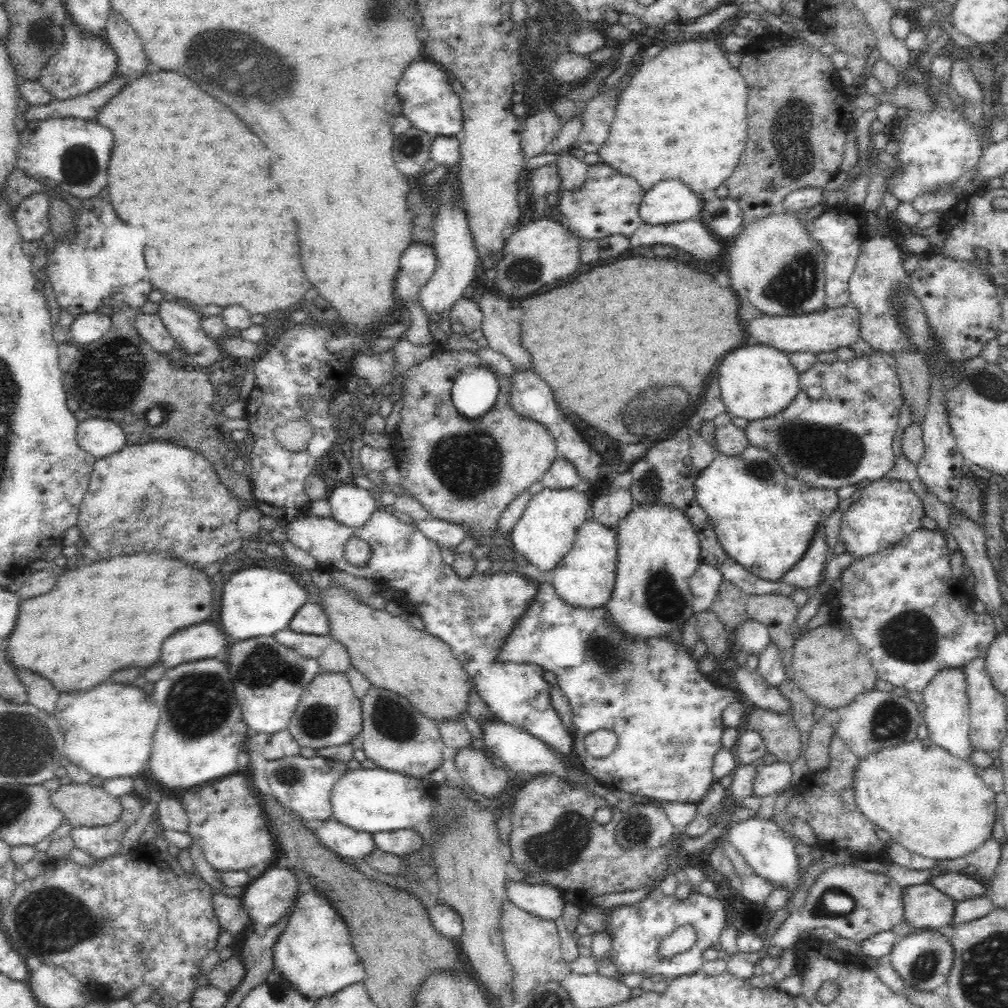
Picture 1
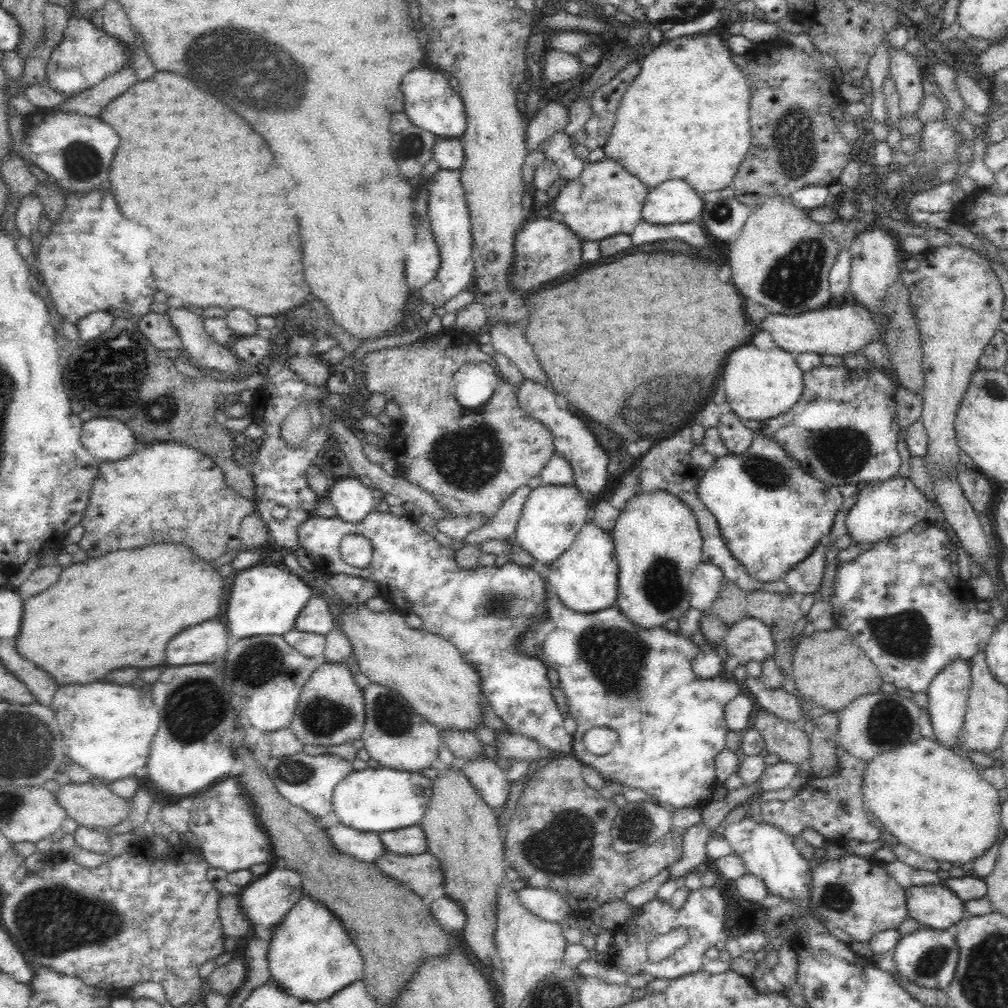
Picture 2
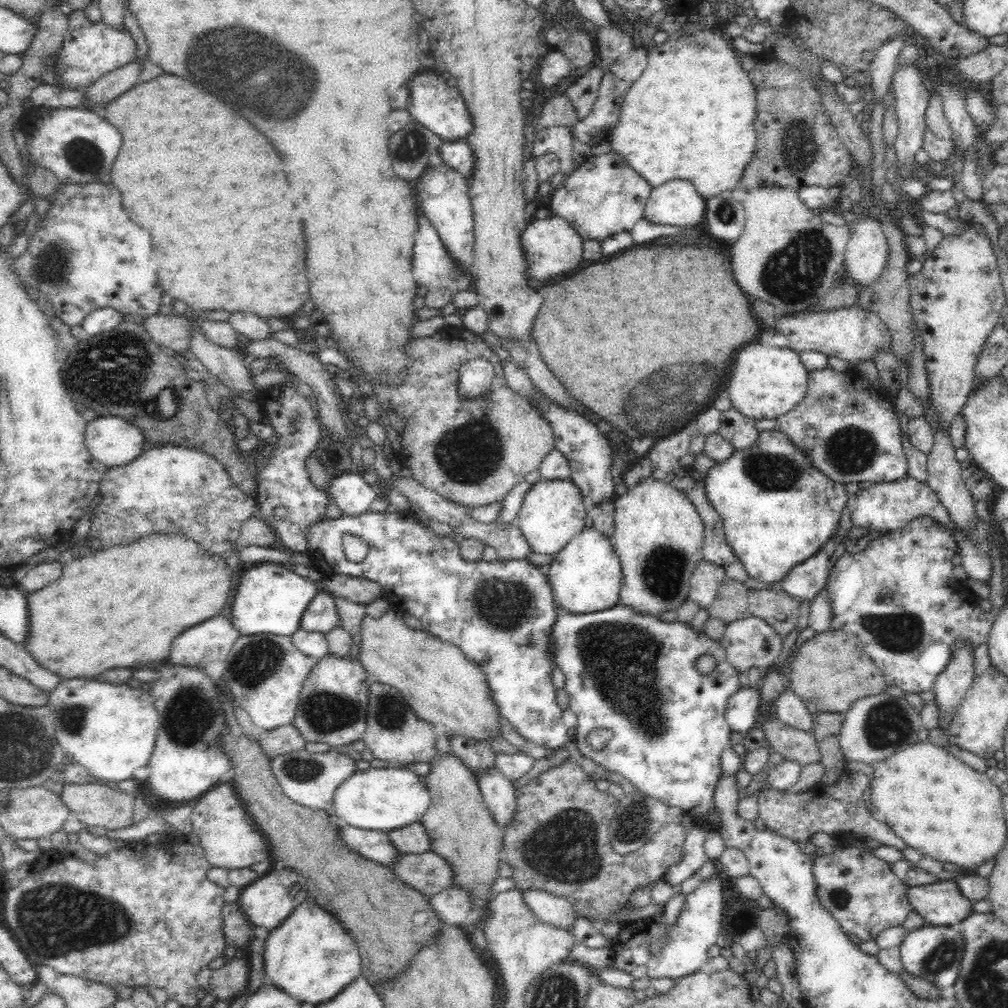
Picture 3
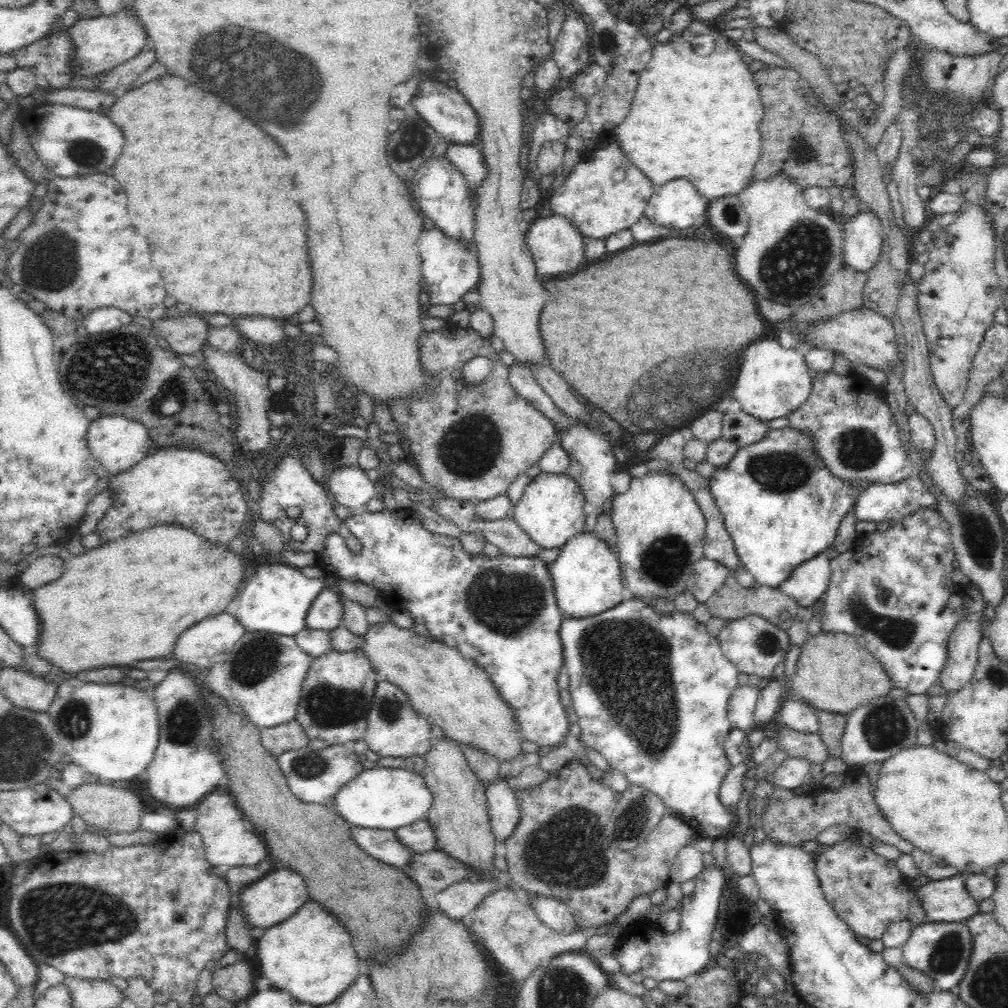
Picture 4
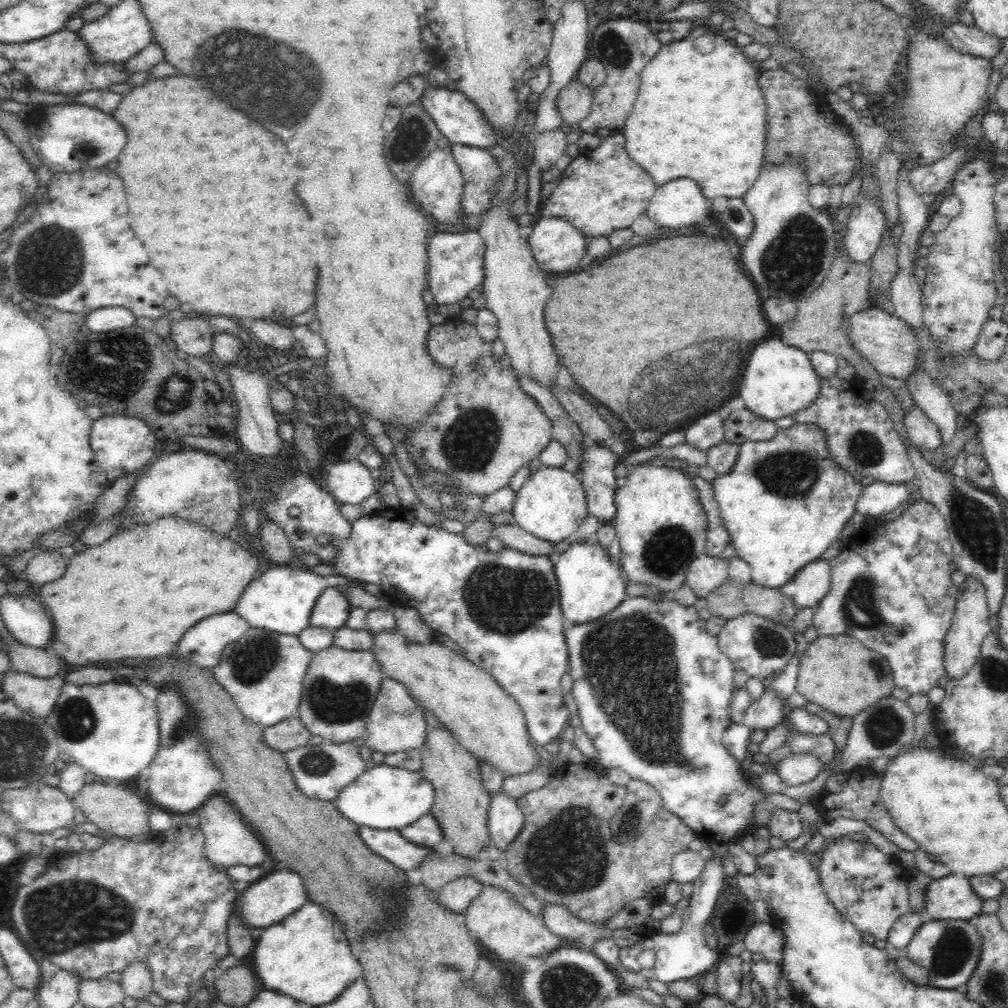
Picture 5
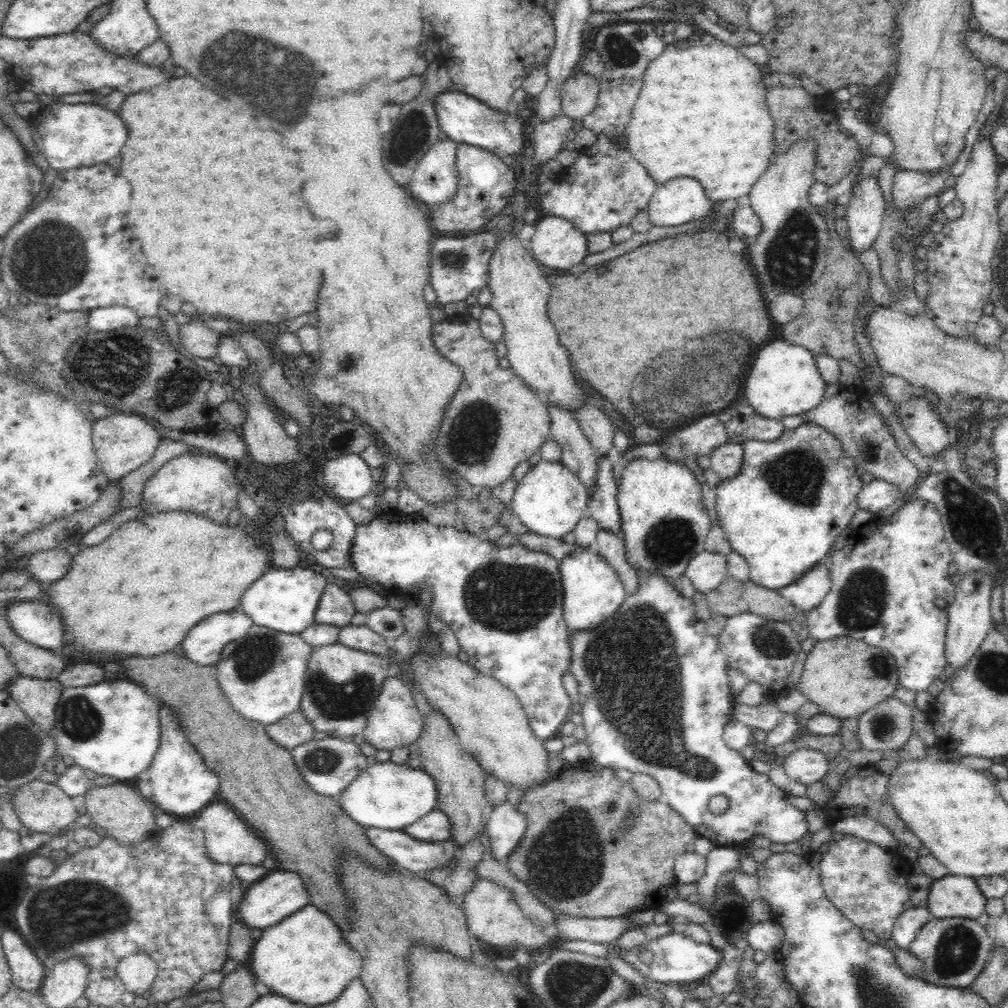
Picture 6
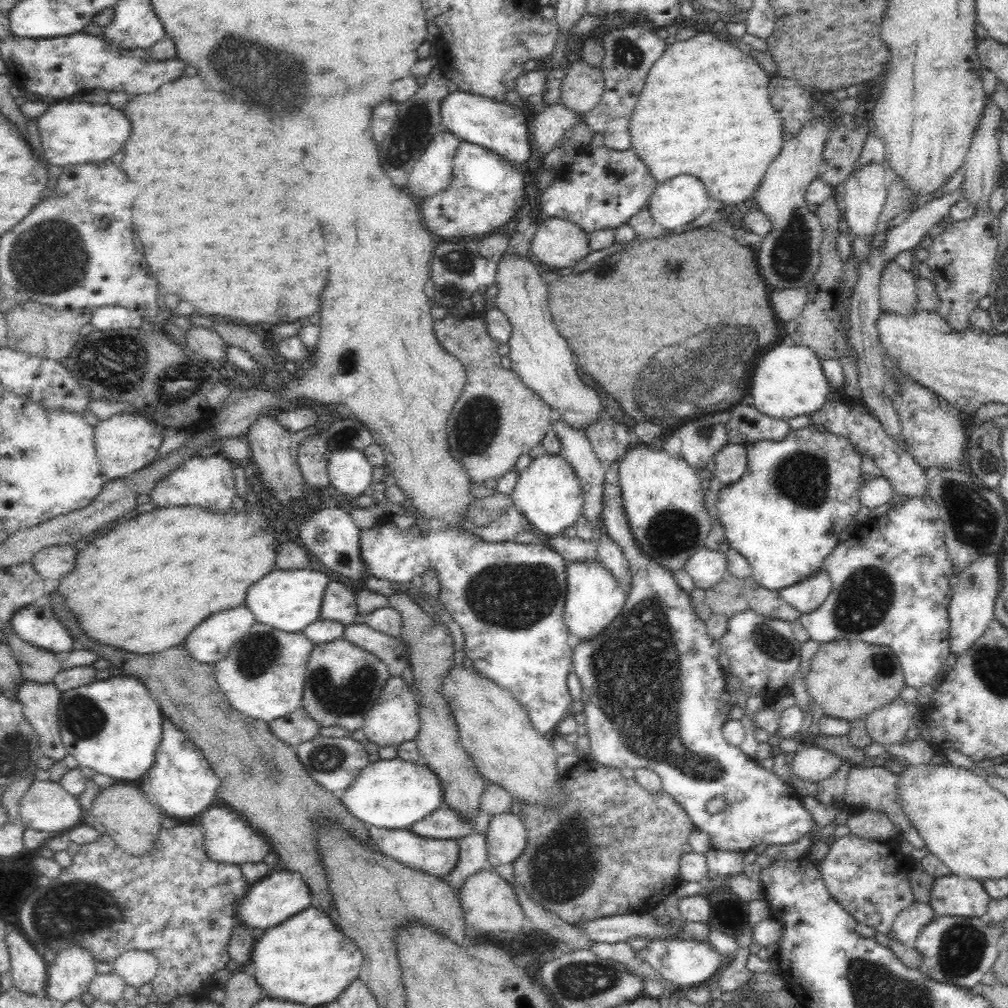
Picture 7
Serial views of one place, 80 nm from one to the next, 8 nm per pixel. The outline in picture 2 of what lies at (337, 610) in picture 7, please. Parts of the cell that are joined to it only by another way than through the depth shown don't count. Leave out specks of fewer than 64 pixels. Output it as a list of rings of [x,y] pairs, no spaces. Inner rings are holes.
[[[315,593],[310,597],[294,622],[296,630],[323,635],[327,635],[333,629],[333,625],[334,619],[322,593]]]

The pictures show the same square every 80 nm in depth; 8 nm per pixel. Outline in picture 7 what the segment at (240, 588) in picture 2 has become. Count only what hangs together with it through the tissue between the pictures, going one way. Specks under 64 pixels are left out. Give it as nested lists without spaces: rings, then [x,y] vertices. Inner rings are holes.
[[[273,568],[262,580],[252,584],[246,592],[244,605],[254,615],[255,621],[284,632],[303,631],[318,620],[324,592],[331,581],[329,573],[316,570]]]

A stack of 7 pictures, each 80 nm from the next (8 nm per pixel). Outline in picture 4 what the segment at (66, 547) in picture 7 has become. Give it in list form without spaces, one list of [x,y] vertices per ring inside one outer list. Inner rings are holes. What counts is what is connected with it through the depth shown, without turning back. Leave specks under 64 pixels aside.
[[[59,554],[39,557],[21,572],[20,586],[30,592],[60,578],[63,570],[64,562]]]

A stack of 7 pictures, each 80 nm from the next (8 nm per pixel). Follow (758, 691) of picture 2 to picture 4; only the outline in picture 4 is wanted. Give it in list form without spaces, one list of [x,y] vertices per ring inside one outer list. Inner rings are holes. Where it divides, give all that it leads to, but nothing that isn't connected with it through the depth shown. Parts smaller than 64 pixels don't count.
[[[792,696],[784,698],[776,720],[779,725],[798,732],[816,733],[819,730],[814,708],[796,701]]]

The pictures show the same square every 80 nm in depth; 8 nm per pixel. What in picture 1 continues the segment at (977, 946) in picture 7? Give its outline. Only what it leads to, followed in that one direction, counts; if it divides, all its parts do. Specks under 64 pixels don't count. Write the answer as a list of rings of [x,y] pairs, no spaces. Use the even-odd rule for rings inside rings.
[[[919,930],[898,939],[887,956],[905,987],[914,987],[918,991],[934,991],[938,986],[945,984],[952,966],[952,958],[954,949],[950,941],[934,930]]]

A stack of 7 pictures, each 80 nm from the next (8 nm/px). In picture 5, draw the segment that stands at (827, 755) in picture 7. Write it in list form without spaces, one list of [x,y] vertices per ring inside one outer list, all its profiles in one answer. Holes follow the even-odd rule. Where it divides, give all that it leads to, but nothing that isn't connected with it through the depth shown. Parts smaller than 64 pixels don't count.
[[[791,753],[781,760],[775,768],[782,783],[788,787],[810,782],[824,768],[818,758],[808,753]]]

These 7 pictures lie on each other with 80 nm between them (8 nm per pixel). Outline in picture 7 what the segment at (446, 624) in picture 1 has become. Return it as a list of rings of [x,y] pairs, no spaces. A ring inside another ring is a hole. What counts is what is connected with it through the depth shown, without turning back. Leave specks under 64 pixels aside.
[[[387,513],[372,527],[367,529],[360,528],[358,544],[360,545],[360,559],[364,561],[364,567],[368,569],[368,576],[404,584],[410,583],[416,575],[422,576],[429,570],[433,571],[439,582],[440,590],[438,599],[440,600],[440,604],[447,610],[452,620],[461,628],[464,637],[464,655],[470,658],[476,672],[510,691],[516,697],[516,700],[519,700],[520,705],[528,714],[532,726],[540,735],[553,735],[555,728],[568,715],[568,710],[571,708],[571,703],[573,702],[566,684],[568,674],[573,671],[573,649],[567,644],[569,630],[563,621],[566,600],[566,561],[560,554],[556,553],[552,547],[544,545],[544,543],[536,543],[536,540],[528,544],[519,544],[513,540],[503,543],[484,542],[470,530],[460,529],[458,526],[433,526],[428,532],[425,532],[418,525],[414,524],[410,528],[402,530],[392,522],[392,514],[388,515]]]

